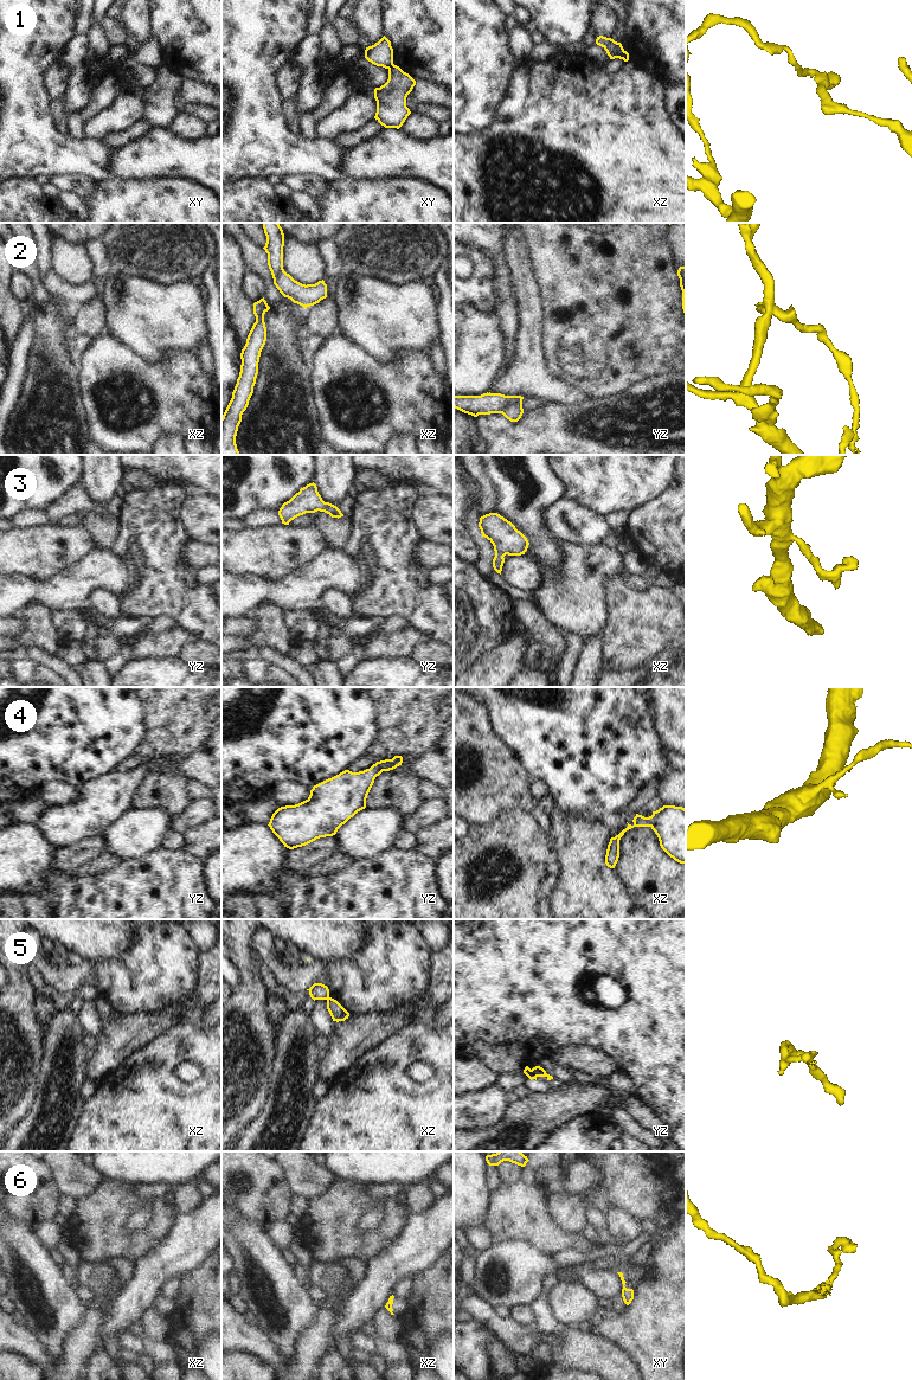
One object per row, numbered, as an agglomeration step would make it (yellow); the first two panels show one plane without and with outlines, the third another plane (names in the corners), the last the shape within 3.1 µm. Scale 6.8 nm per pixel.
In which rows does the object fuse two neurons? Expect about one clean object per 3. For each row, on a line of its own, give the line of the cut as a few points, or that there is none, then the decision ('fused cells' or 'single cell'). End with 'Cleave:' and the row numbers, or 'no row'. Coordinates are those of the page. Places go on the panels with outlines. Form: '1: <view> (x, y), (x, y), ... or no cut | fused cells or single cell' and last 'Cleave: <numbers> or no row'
1: xy (393, 64), (389, 69) | fused cells
2: yz (521, 402), (511, 402), (499, 412) | fused cells
3: no cut | single cell
4: no cut | single cell
5: xz (328, 996), (326, 999) | fused cells
6: no cut | single cell
Cleave: 1, 2, 5

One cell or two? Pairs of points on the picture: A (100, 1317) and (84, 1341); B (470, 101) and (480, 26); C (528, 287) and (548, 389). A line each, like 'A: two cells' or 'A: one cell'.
A: one cell
B: one cell
C: one cell

